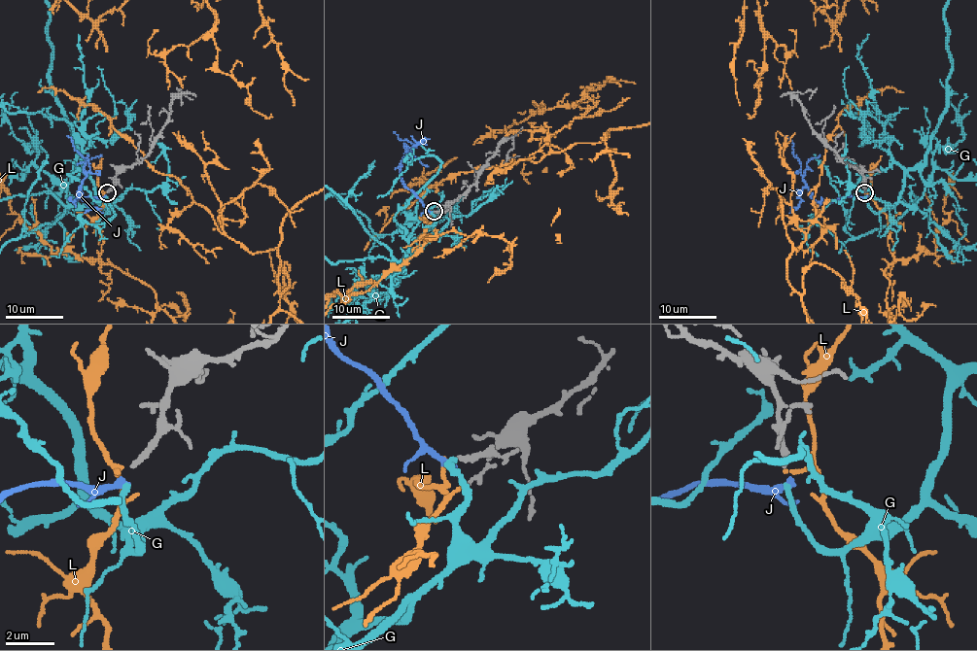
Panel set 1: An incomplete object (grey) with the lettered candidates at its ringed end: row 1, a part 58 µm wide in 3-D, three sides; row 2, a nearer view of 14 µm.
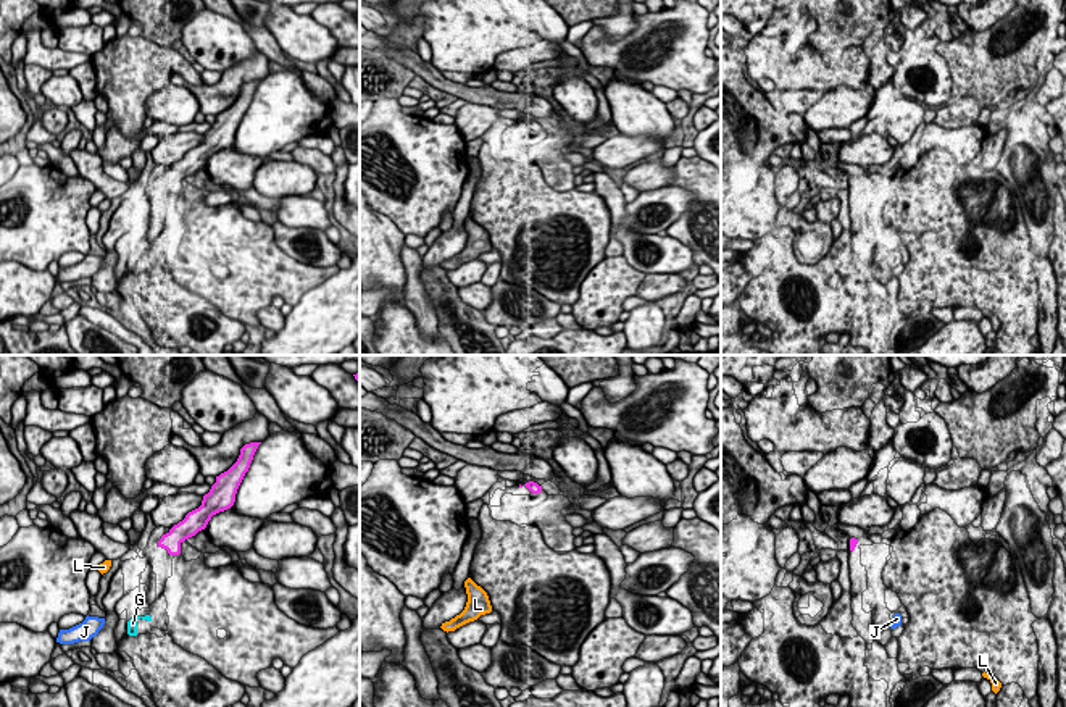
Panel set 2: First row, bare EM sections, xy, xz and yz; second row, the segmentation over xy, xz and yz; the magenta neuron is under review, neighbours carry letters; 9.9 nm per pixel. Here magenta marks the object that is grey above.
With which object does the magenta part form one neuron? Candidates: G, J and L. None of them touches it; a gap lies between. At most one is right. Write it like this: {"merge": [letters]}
{"merge": ["G"]}

